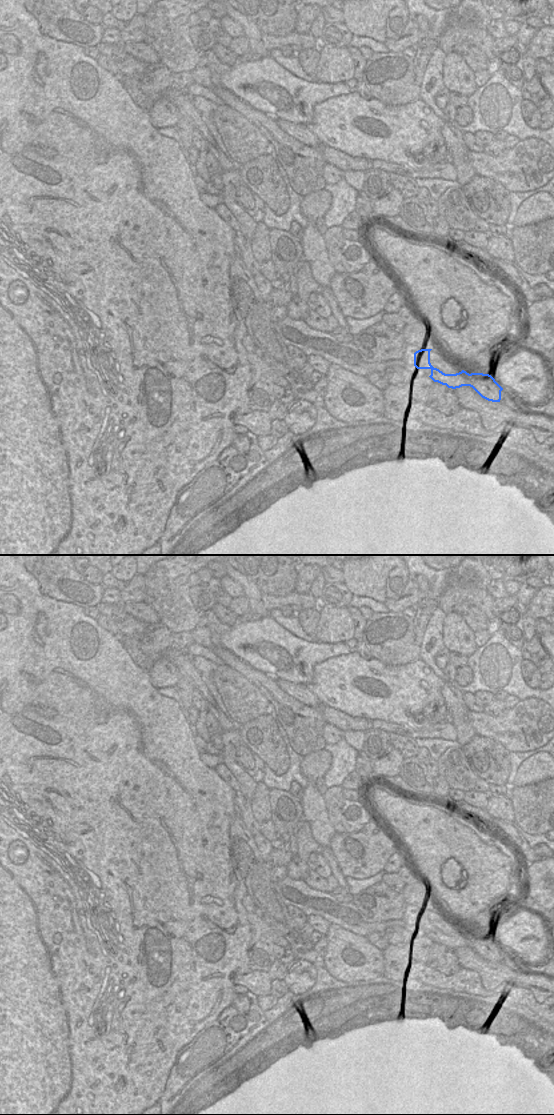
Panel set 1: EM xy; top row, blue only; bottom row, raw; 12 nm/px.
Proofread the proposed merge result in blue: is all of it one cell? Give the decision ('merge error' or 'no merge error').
merge error

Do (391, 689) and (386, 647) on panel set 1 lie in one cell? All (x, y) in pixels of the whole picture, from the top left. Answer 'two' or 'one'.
two

